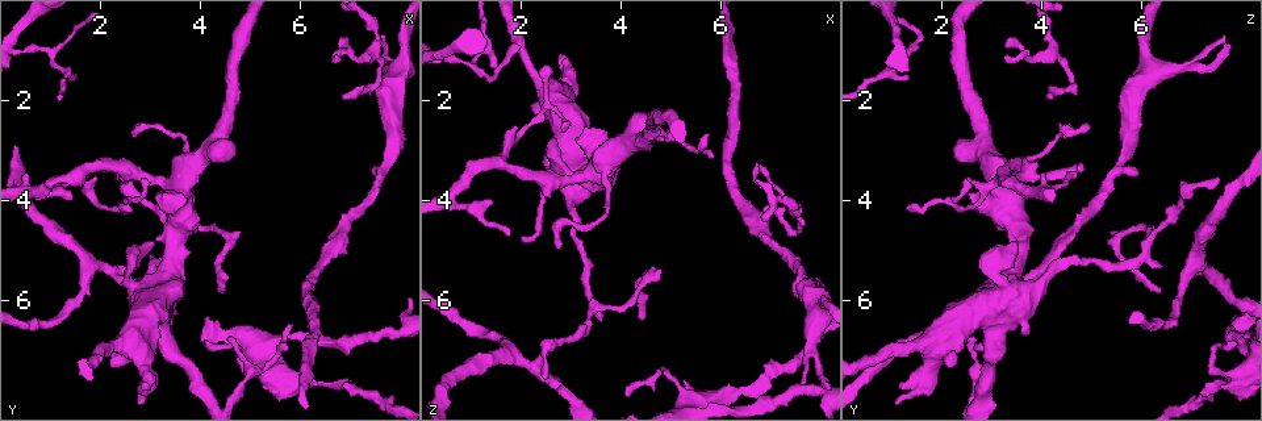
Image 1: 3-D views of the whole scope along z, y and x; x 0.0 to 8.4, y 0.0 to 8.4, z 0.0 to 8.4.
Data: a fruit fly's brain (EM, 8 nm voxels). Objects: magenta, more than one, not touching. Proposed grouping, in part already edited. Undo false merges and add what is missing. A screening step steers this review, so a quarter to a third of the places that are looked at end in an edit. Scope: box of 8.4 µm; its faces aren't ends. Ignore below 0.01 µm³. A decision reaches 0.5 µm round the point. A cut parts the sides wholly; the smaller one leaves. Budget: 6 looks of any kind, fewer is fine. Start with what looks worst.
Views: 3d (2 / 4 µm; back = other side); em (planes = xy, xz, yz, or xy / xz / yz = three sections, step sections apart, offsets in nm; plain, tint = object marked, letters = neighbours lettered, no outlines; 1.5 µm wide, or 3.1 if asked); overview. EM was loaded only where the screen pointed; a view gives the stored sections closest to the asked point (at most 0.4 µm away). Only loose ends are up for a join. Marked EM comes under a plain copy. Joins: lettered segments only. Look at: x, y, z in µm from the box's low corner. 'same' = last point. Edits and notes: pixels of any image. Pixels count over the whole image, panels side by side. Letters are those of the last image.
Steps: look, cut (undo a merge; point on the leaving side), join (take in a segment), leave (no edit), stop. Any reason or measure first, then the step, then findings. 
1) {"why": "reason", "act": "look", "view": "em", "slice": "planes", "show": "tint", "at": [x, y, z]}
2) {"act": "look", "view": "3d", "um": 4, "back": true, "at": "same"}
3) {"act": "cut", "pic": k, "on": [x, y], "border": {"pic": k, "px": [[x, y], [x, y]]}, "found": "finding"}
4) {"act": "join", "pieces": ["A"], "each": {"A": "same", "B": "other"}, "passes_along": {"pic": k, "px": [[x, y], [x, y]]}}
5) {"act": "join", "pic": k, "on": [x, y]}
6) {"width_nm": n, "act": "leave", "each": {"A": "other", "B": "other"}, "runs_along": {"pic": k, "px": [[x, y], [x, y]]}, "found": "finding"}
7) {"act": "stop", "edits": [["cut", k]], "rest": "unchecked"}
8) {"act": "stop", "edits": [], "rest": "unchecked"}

{"why": "free end", "act": "look", "view": "em", "slice": "xy", "step": 4, "show": "letters", "at": [7.60, 0.70, 7.65]}

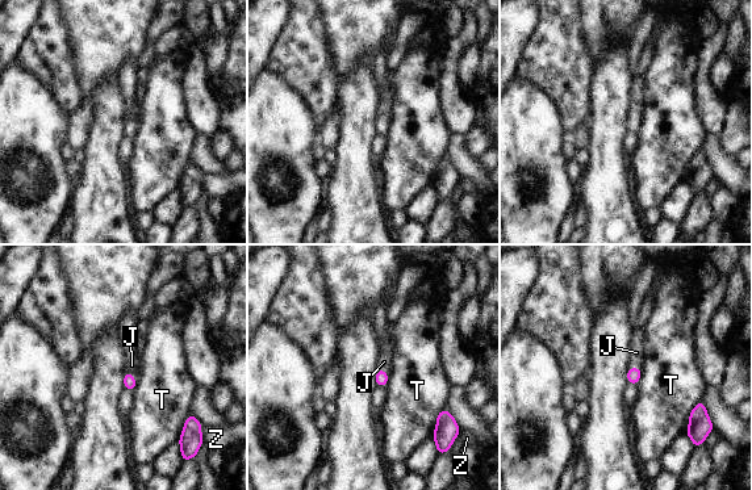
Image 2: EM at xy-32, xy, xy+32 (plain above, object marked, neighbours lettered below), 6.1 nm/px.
{"why": "another direction", "act": "look", "view": "em", "slice": "xz", "step": 4, "show": "letters", "at": "same"}

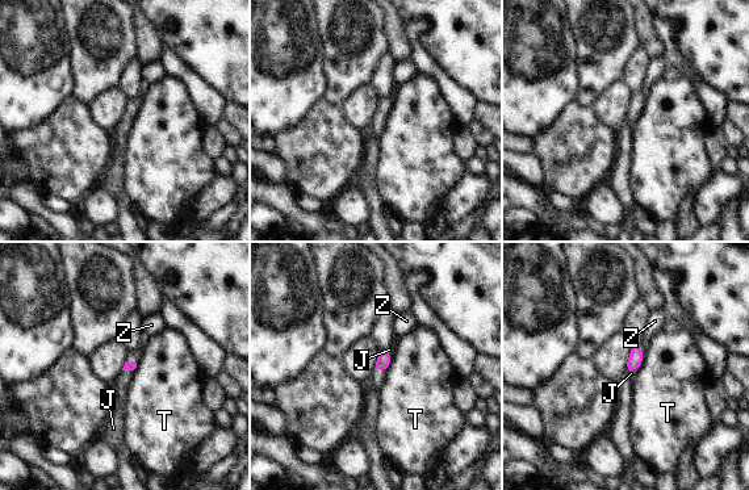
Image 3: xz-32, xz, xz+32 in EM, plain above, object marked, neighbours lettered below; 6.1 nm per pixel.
{"longest_contact_nm": ["T", 120], "act": "join", "pieces": ["J"], "each": {"J": "same", "T": "other", "Z": "other"}, "found": "it goes on there"}

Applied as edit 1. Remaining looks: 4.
{"why": "thin end", "act": "look", "view": "3d", "um": 4, "at": [4.50, 5.80, 6.40]}

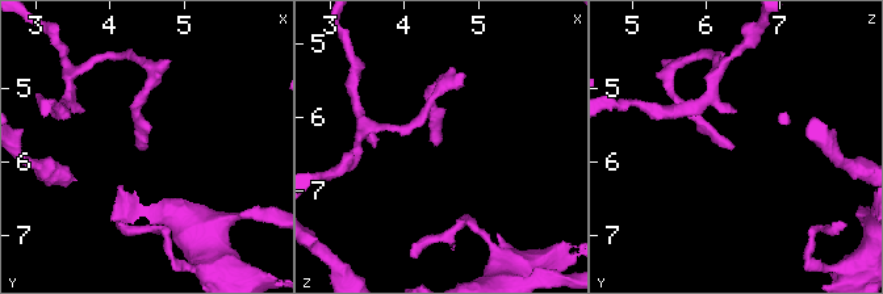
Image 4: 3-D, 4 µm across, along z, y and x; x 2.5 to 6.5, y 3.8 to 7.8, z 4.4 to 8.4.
{"act": "look", "view": "em", "slice": "xy", "step": 8, "show": "letters", "at": [4.45, 5.85, 6.35]}

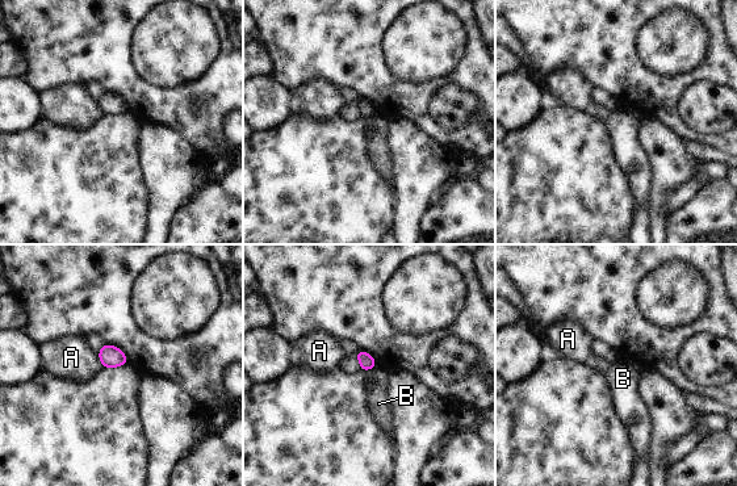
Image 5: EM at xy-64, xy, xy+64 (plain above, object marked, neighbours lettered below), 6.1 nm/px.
{"act": "look", "view": "em", "slice": "yz", "step": 8, "show": "letters", "at": "same"}

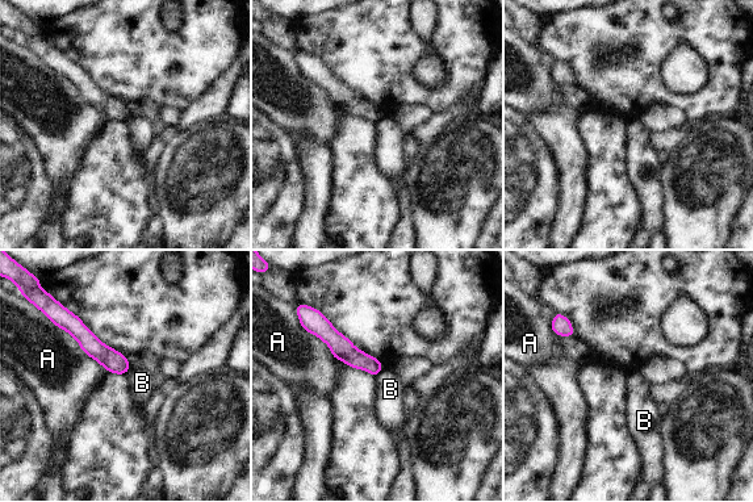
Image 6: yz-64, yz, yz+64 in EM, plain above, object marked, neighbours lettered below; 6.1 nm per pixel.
{"width_nm": 120, "act": "leave", "each": {"A": "other", "B": "other"}, "border": {"pic": 6, "px": [[384, 367], [375, 376]]}, "found": "none of them fits"}

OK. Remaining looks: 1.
{"why": "a fork", "act": "look", "view": "em", "slice": "planes", "show": "letters", "at": [1.85, 5.35, 7.10]}

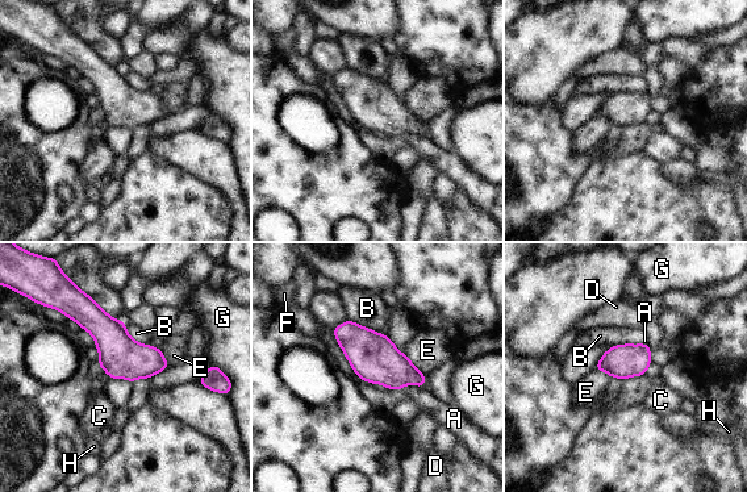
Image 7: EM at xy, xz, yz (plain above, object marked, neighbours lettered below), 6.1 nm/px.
{"width_nm": 200, "act": "leave", "each": {"A": "other", "B": "other", "C": "other", "D": "other", "E": "other", "F": "other", "G": "other", "H": "other"}, "border": {"pic": 7, "px": [[405, 354], [426, 375]]}, "found": "continuous, no second neuron"}

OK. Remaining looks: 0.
{"act": "stop", "edits": [["join", 3]], "rest": "unchecked"}

